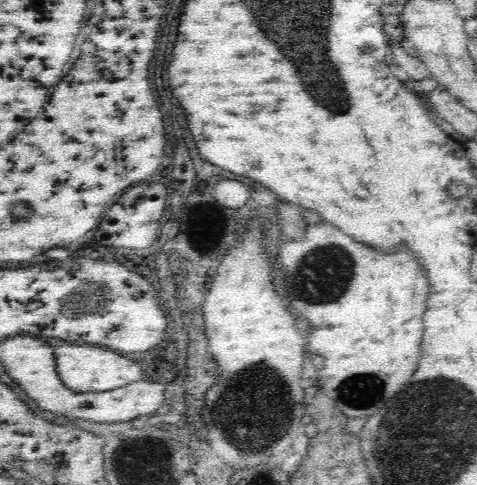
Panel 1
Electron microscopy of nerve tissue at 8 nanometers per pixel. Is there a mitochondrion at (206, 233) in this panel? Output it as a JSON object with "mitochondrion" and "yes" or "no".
{"mitochondrion":"no"}

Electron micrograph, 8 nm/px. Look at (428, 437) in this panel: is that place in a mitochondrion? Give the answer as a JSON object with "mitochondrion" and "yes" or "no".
{"mitochondrion":"yes"}

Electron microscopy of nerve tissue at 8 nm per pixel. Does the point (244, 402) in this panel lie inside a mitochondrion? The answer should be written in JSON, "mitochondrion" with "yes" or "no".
{"mitochondrion":"yes"}

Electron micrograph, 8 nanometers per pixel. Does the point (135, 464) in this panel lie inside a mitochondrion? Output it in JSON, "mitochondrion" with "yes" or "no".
{"mitochondrion":"yes"}

